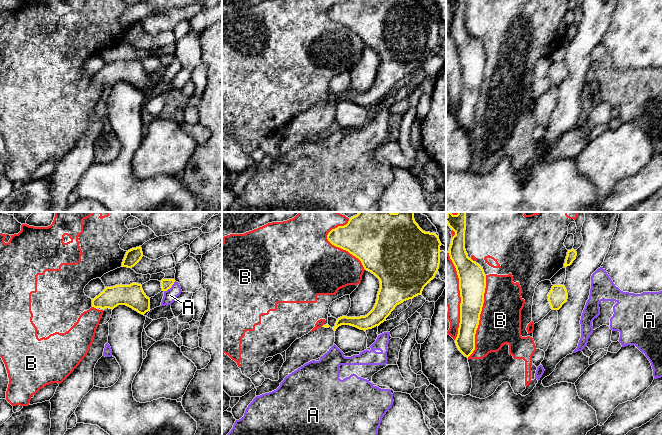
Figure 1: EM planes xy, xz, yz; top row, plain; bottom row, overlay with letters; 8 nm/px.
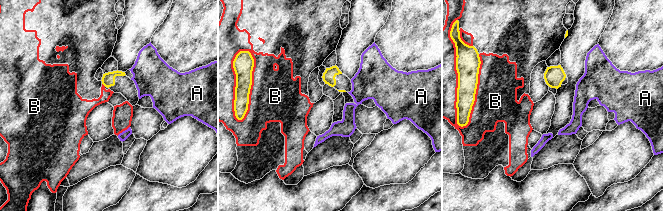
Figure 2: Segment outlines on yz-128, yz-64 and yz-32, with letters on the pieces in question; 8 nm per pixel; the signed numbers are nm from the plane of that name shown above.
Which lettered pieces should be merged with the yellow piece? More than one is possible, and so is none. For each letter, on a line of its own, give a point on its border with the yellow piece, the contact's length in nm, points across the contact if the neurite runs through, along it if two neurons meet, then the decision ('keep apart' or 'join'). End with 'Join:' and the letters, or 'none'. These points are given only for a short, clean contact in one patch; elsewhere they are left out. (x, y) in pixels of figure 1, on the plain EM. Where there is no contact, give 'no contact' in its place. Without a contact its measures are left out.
A: contact xy (170, 63); length 130 nm; keep apart
B: contact yz (479, 92); length 700 nm; keep apart
Join: none

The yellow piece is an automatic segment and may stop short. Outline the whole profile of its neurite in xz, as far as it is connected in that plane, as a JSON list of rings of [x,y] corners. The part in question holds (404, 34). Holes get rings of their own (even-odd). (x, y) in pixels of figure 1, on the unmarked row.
[[[346,0],[332,5],[328,17],[358,34],[364,45],[374,50],[380,57],[376,79],[365,92],[337,95],[335,102],[323,101],[299,115],[286,126],[286,137],[279,147],[279,156],[265,155],[256,163],[256,172],[276,166],[286,152],[316,136],[329,127],[335,118],[335,107],[341,101],[350,101],[360,106],[372,105],[386,97],[395,83],[406,76],[421,71],[424,63],[434,55],[440,40],[441,18],[436,9],[423,7],[418,0]]]

